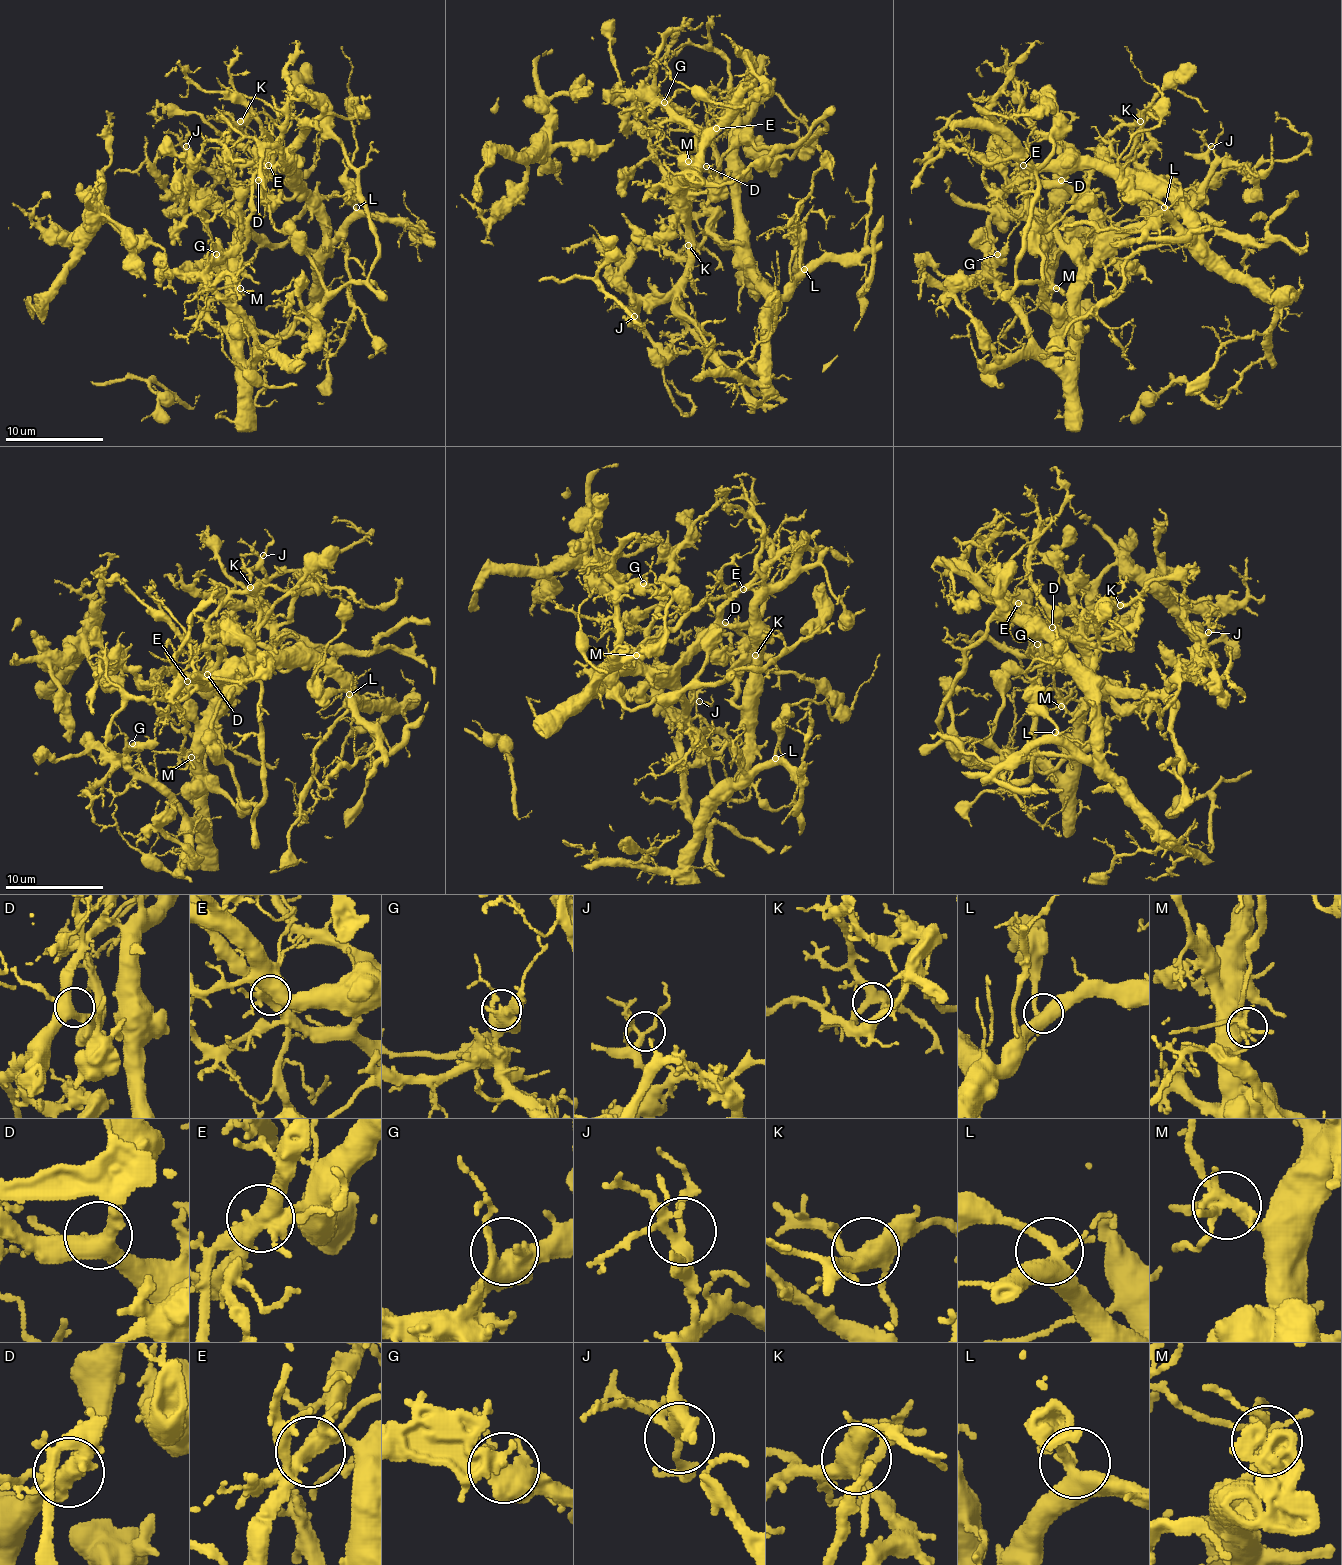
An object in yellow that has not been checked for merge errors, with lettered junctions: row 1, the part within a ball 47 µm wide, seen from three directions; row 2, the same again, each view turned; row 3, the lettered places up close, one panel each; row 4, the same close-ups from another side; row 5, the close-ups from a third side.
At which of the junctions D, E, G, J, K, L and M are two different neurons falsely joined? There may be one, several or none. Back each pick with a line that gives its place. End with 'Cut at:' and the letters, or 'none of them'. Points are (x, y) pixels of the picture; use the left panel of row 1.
E: (268, 165)
Cut at: E

